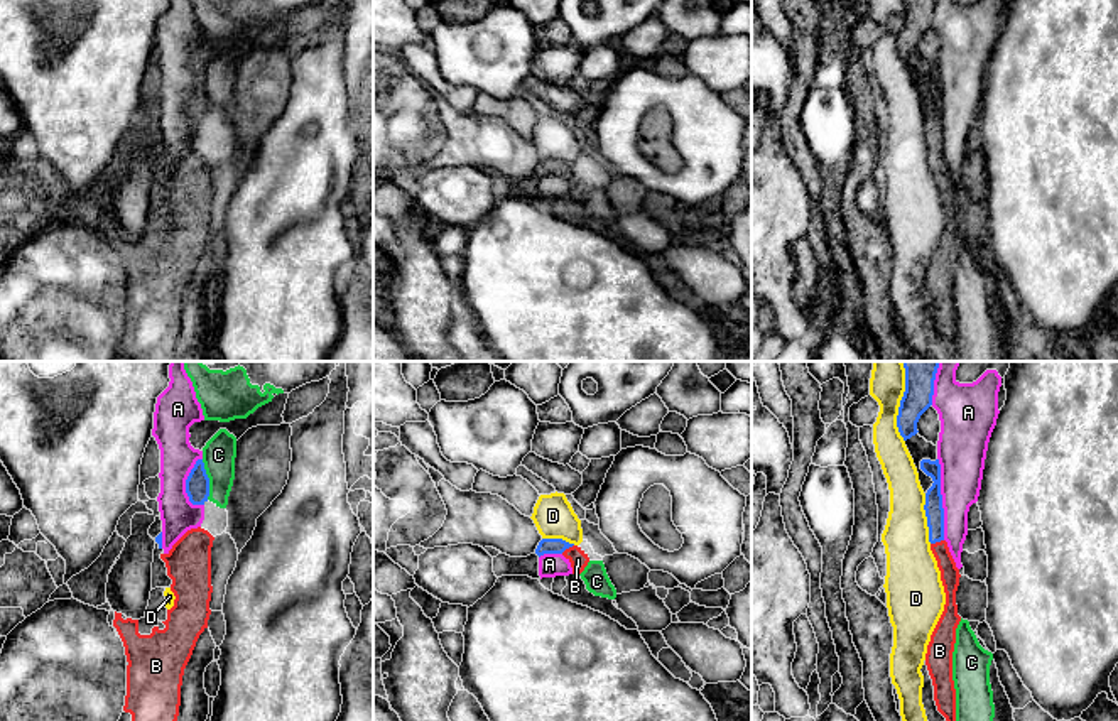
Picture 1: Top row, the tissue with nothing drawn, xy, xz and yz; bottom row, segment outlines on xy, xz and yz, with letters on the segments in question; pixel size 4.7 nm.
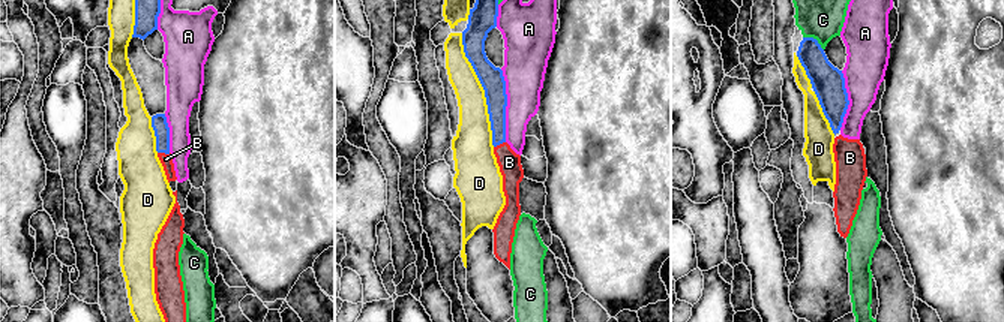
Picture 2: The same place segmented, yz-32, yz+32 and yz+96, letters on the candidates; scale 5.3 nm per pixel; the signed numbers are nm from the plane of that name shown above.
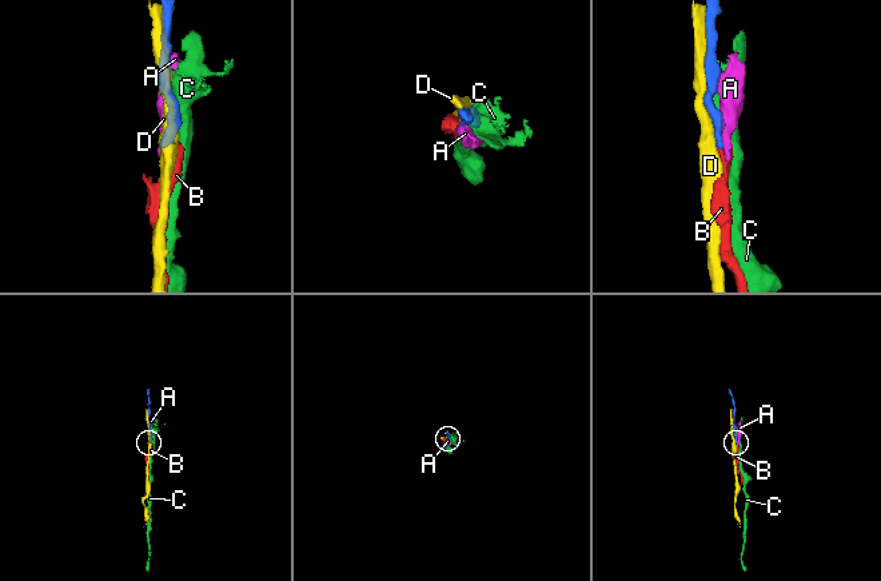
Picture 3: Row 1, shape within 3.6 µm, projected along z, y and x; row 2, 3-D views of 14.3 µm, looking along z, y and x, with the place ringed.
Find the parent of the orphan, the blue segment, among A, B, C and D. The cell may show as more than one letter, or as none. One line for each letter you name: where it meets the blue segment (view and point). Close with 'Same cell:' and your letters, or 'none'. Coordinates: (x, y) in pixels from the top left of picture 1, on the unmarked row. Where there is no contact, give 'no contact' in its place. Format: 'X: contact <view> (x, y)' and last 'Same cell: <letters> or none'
B: contact yz (936, 162)
Same cell: B

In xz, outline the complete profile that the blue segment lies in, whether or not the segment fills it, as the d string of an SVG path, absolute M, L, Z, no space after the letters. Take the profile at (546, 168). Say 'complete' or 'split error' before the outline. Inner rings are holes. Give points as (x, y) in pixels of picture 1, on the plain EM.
split error; M542 160L535 171L535 176L540 179L544 176L562 176L573 189L573 196L579 198L589 184L588 176L562 160Z

